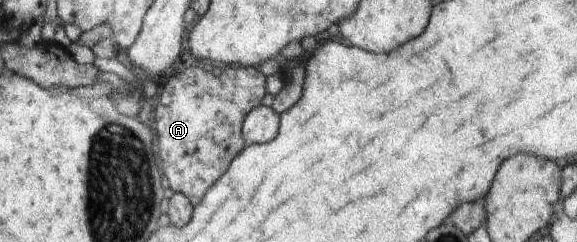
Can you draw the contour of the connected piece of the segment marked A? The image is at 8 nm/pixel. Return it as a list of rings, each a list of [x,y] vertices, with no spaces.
[[[201,65],[175,72],[166,82],[156,110],[152,113],[156,128],[156,156],[160,158],[158,164],[162,168],[165,184],[175,193],[186,195],[193,207],[202,202],[206,191],[228,170],[230,162],[247,145],[242,138],[242,123],[248,112],[263,104],[265,78],[257,68],[225,65],[220,76],[214,76],[208,66]]]

